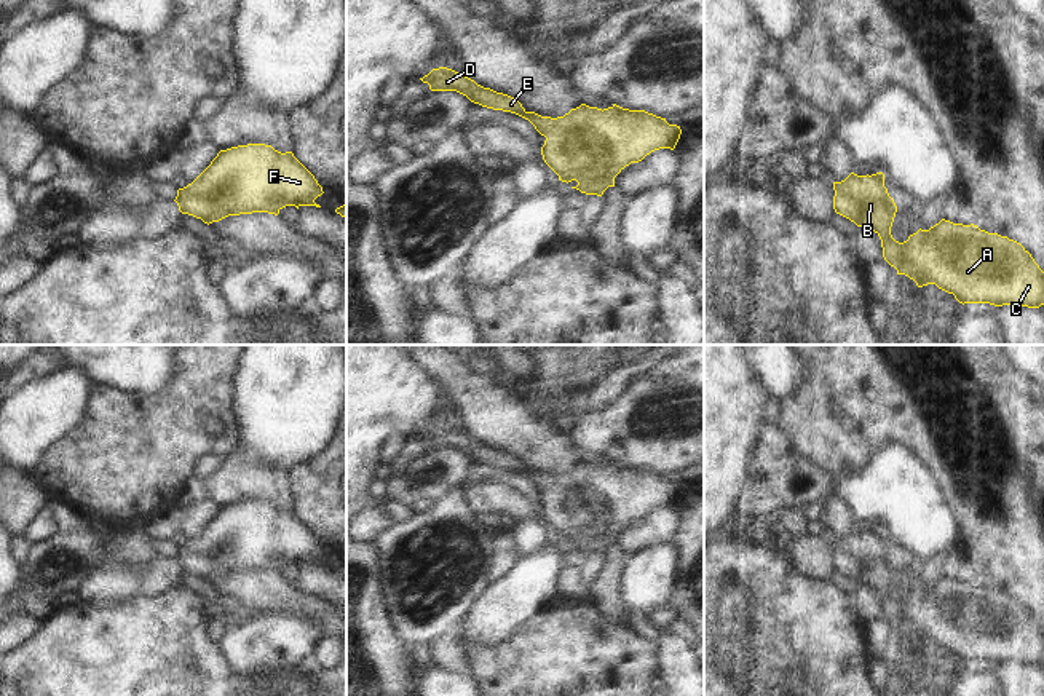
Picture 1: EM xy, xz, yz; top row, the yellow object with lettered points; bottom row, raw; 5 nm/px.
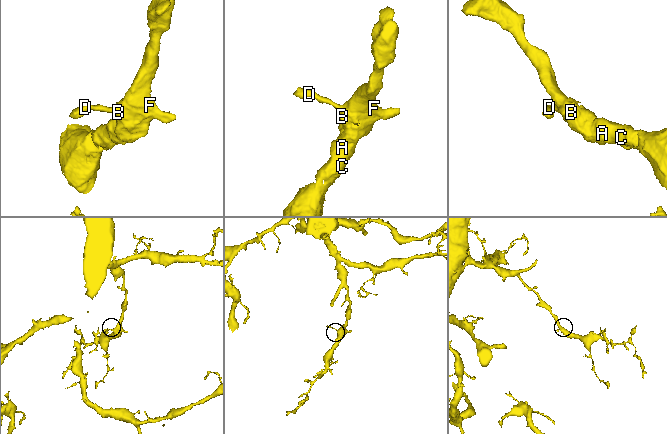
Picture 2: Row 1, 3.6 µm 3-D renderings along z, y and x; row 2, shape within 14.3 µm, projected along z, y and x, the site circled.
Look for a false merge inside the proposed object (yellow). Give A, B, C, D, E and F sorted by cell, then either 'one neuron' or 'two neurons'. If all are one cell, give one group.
A B C D E F; one neuron

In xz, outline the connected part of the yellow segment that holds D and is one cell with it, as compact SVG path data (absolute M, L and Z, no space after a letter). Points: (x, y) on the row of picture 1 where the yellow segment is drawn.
M447 67L433 69L420 80L428 83L431 91L457 91L474 104L493 110L511 112L528 120L535 129L546 137L541 147L544 163L559 176L559 180L567 184L576 180L578 185L571 188L586 195L602 196L608 187L615 187L615 177L626 166L642 161L654 150L674 150L682 134L680 126L669 125L666 118L645 110L623 109L616 104L603 110L581 104L564 117L541 117L535 112L527 112L517 99L484 88L474 80Z

